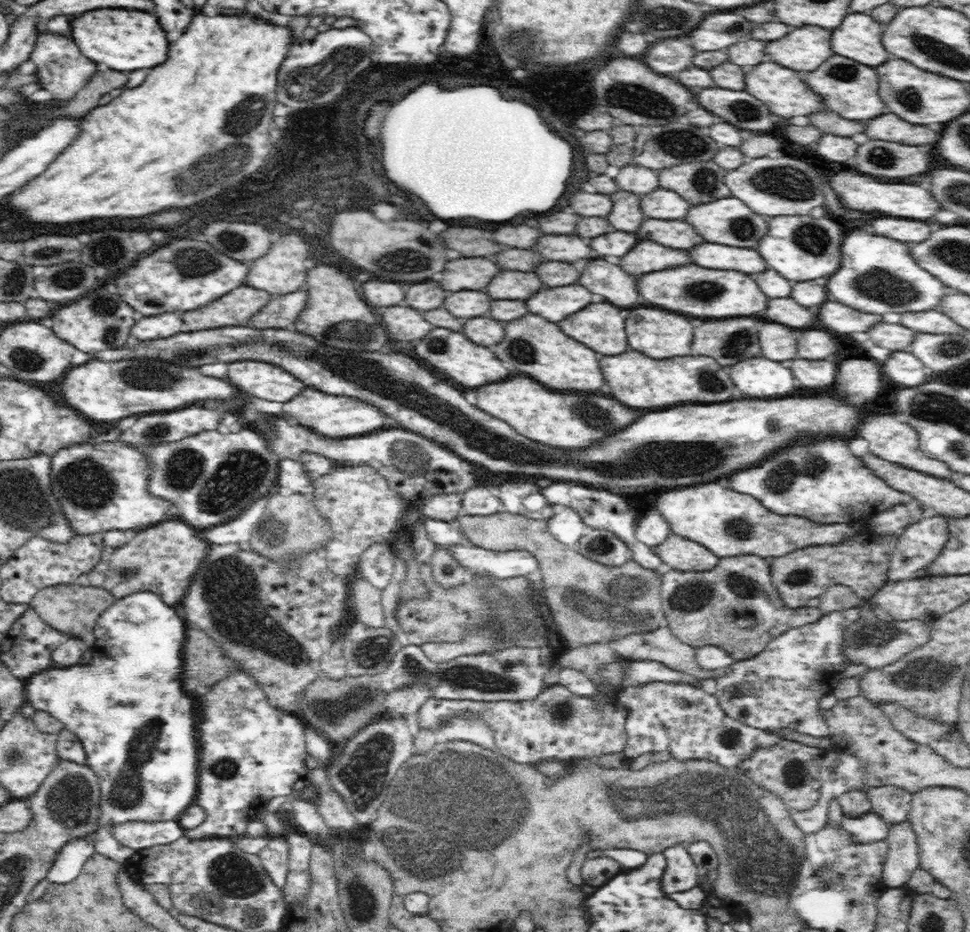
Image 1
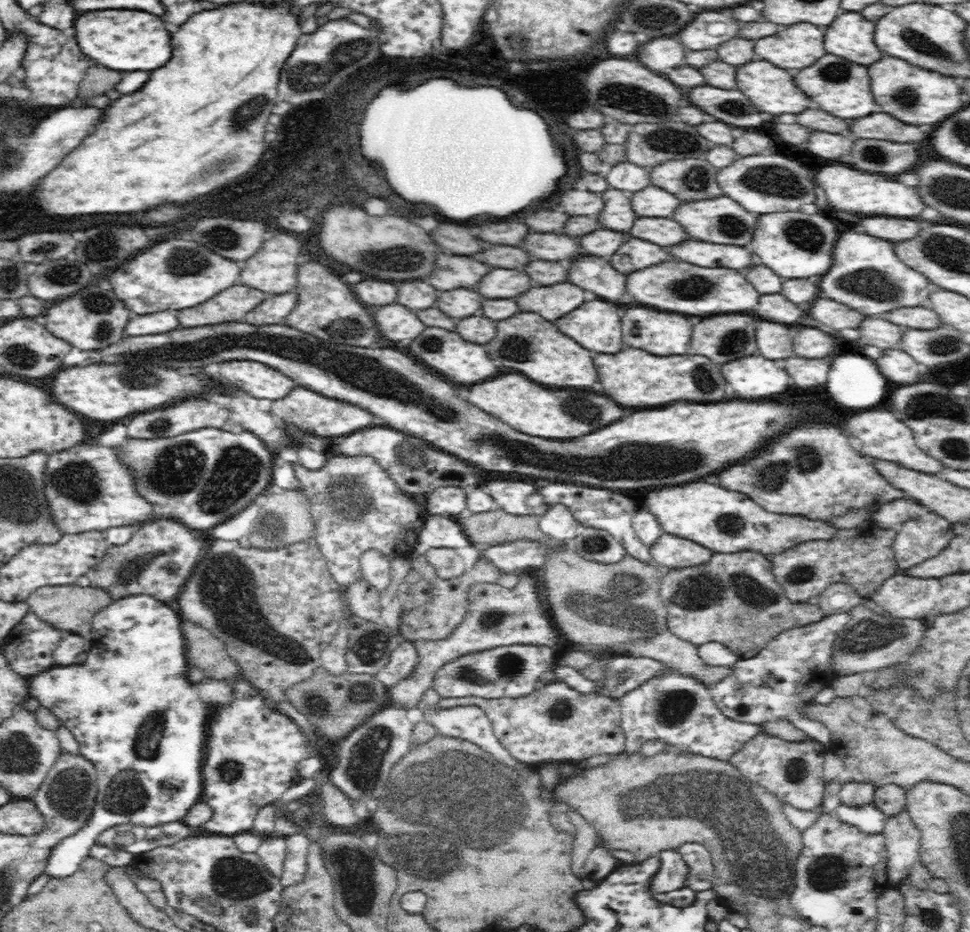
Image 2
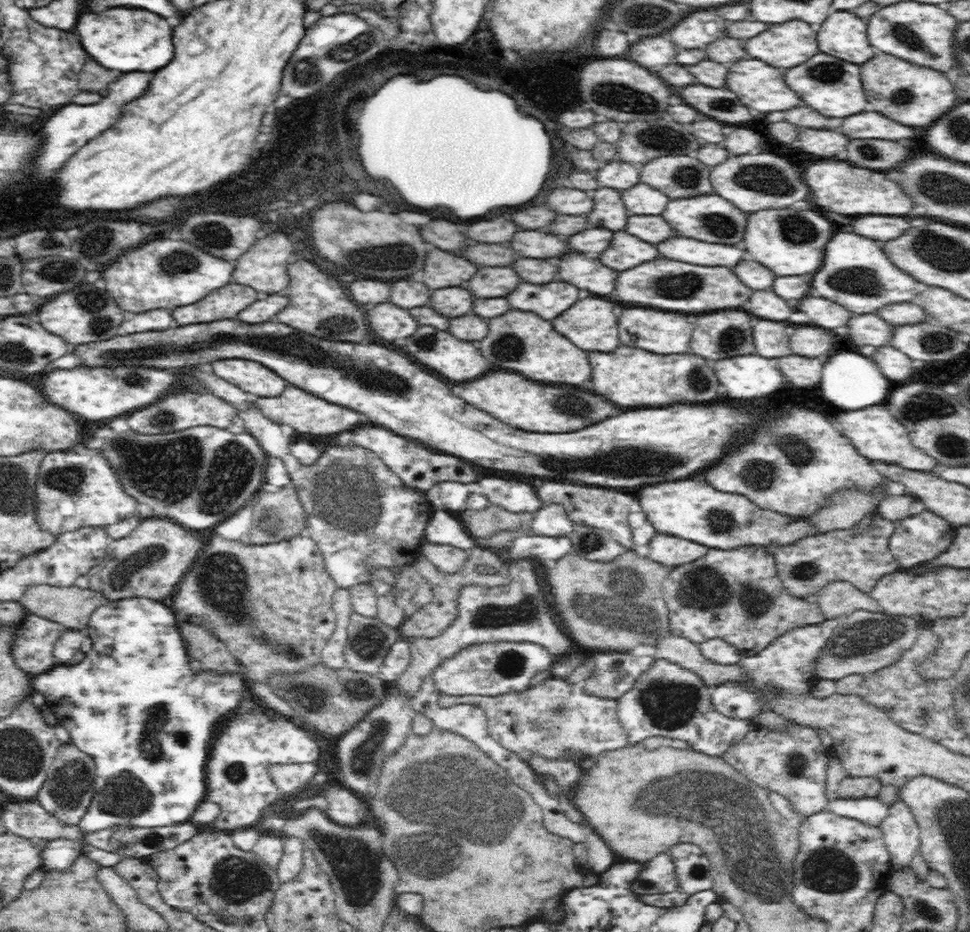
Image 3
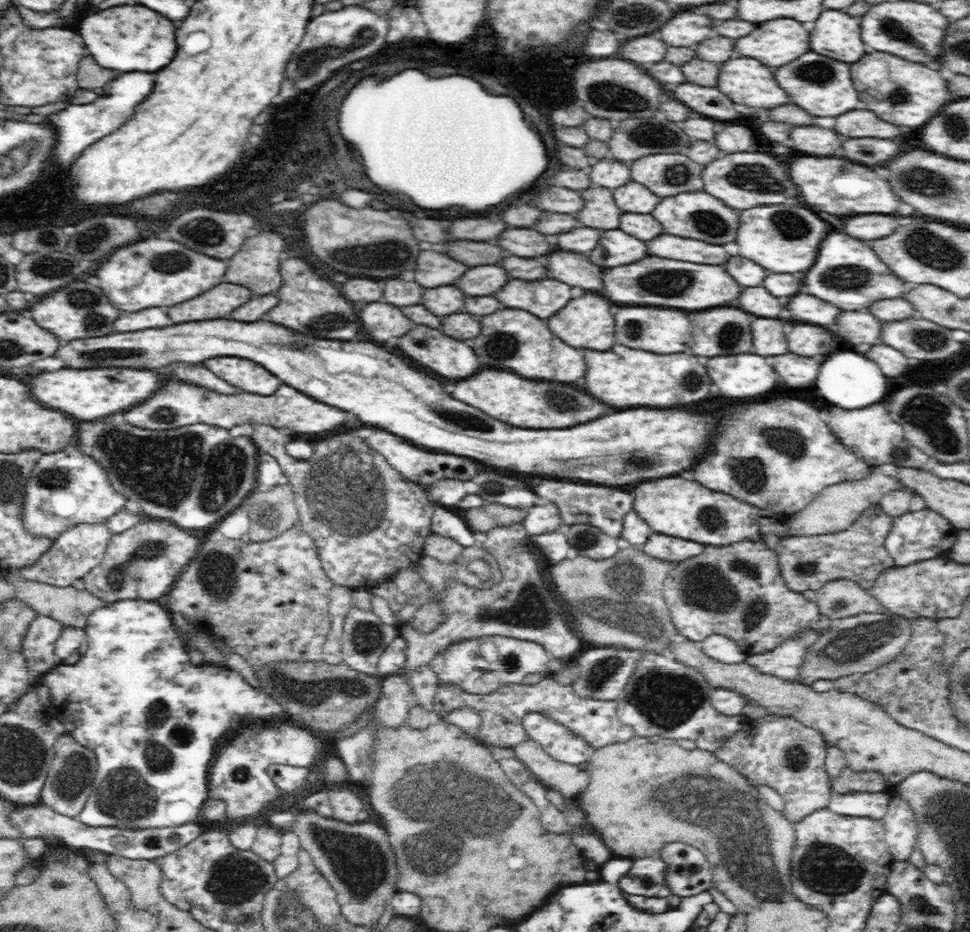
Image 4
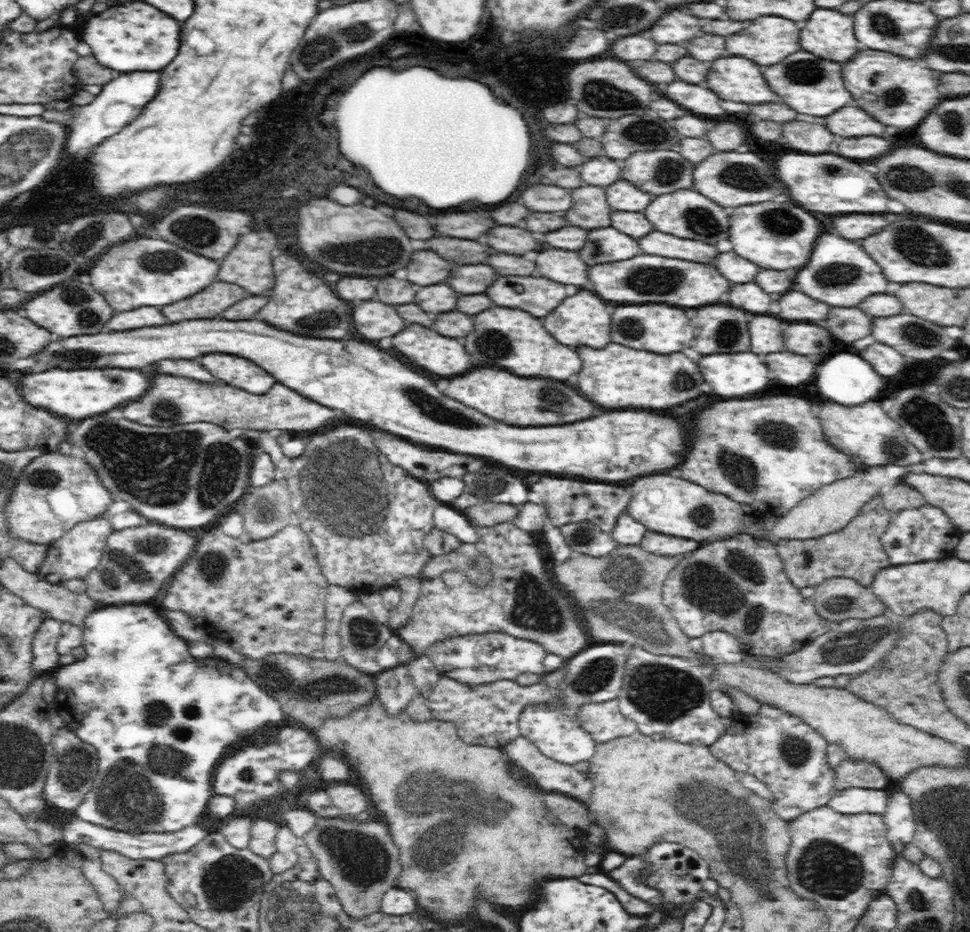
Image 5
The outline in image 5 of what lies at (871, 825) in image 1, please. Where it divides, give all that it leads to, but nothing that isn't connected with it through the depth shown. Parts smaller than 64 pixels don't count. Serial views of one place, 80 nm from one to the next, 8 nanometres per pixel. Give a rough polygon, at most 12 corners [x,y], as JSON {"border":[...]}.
{"border":[[835,791],[828,807],[842,815],[884,815],[889,794]]}

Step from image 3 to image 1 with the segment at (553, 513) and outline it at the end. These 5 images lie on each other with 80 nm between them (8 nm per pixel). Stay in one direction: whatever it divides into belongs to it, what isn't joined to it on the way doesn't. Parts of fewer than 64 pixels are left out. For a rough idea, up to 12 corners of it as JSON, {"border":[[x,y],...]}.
{"border":[[565,507],[548,520],[562,544],[573,547],[588,530],[580,513]]}

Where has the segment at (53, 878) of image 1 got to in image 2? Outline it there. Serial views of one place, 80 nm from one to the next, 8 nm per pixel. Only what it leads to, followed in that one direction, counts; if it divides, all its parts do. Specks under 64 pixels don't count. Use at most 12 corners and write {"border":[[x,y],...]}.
{"border":[[150,593],[94,618],[82,666],[28,678],[97,772],[52,848],[69,879],[106,830],[178,822],[202,794],[208,704],[180,618]]}

